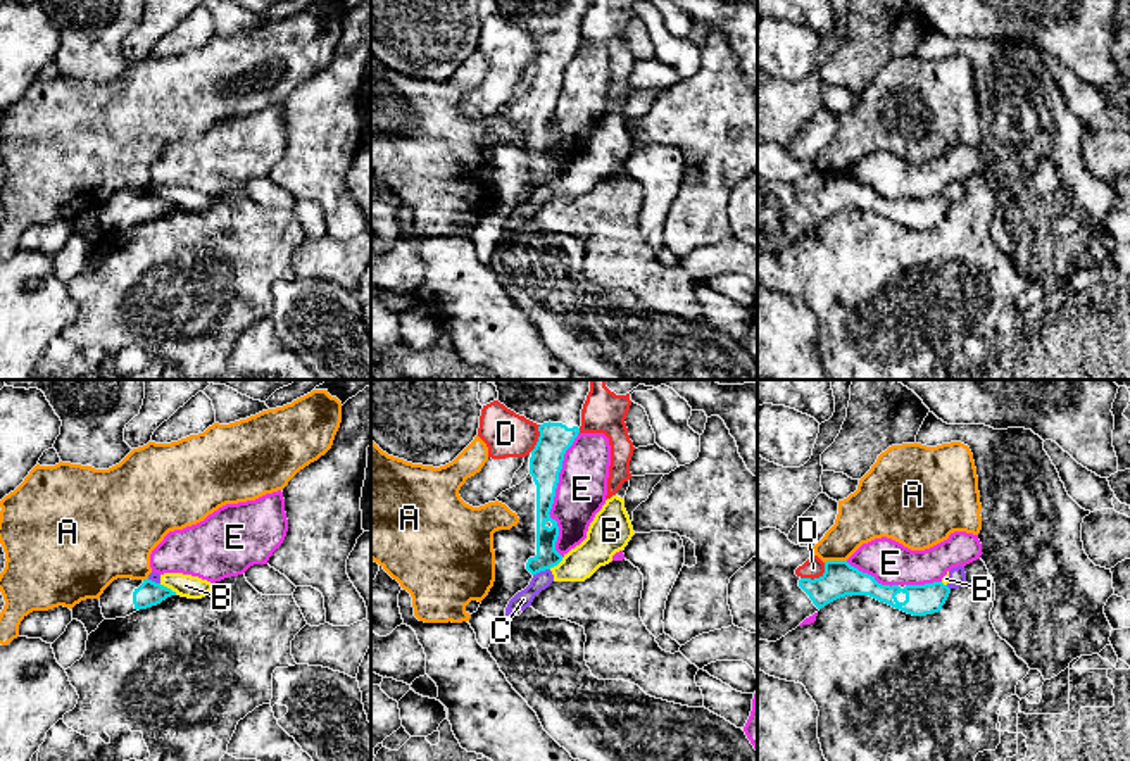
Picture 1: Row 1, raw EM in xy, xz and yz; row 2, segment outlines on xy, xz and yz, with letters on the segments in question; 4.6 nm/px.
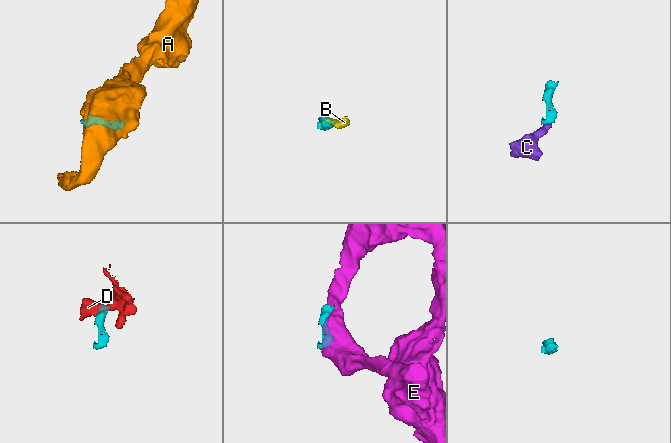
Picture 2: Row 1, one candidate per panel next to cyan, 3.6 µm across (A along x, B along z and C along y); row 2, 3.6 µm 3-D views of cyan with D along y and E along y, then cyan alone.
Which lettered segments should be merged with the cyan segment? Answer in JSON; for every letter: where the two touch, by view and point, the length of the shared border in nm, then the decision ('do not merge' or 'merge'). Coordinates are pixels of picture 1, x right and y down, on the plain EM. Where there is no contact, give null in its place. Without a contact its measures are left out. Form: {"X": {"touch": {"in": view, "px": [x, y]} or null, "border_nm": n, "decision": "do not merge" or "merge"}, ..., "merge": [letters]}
{"A": {"touch": {"in": "yz", "px": [835, 175]}, "border_nm": 110, "decision": "do not merge"}, "B": {"touch": {"in": "xy", "px": [166, 201]}, "border_nm": 100, "decision": "do not merge"}, "C": {"touch": {"in": "xz", "px": [540, 183]}, "border_nm": 90, "decision": "do not merge"}, "D": {"touch": {"in": "yz", "px": [816, 192]}, "border_nm": 140, "decision": "do not merge"}, "E": {"touch": {"in": "xz", "px": [554, 107]}, "border_nm": 600, "decision": "do not merge"}, "merge": []}

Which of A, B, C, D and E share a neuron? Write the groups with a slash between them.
A E / B C / D

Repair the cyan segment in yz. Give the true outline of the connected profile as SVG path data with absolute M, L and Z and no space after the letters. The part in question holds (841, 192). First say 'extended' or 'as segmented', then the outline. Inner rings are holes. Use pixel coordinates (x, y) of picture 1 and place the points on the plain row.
extended | M776 142L757 143L757 254L776 255L806 231L845 209L869 209L913 230L939 226L951 202L942 195L925 198L882 198L847 174L826 174L819 192L800 192L795 183L811 169Z

